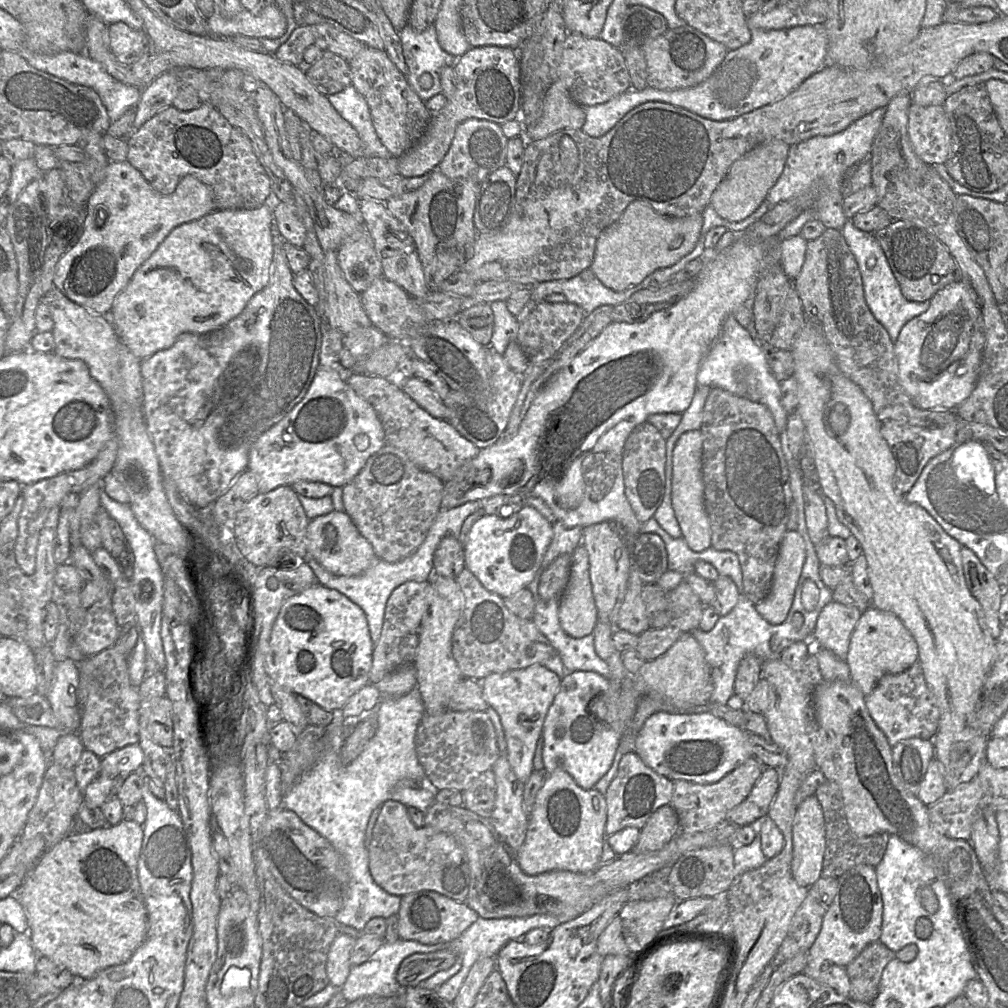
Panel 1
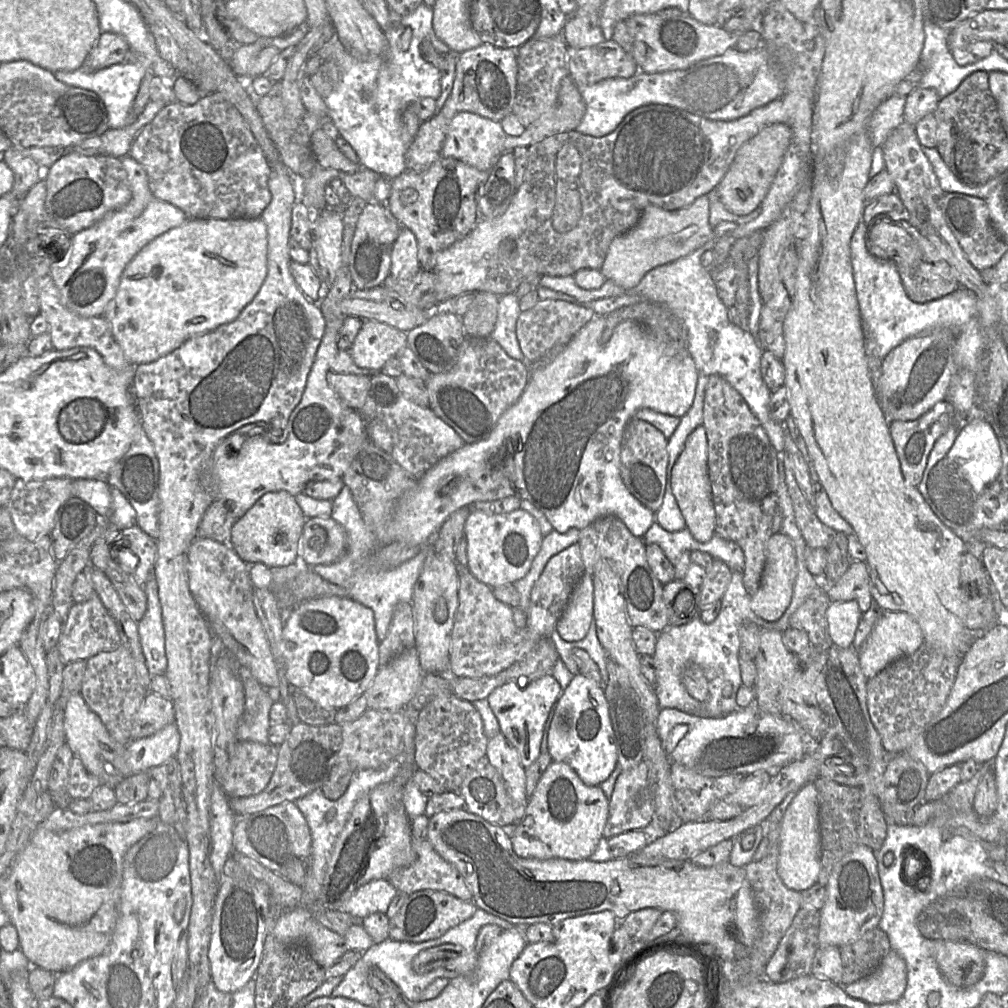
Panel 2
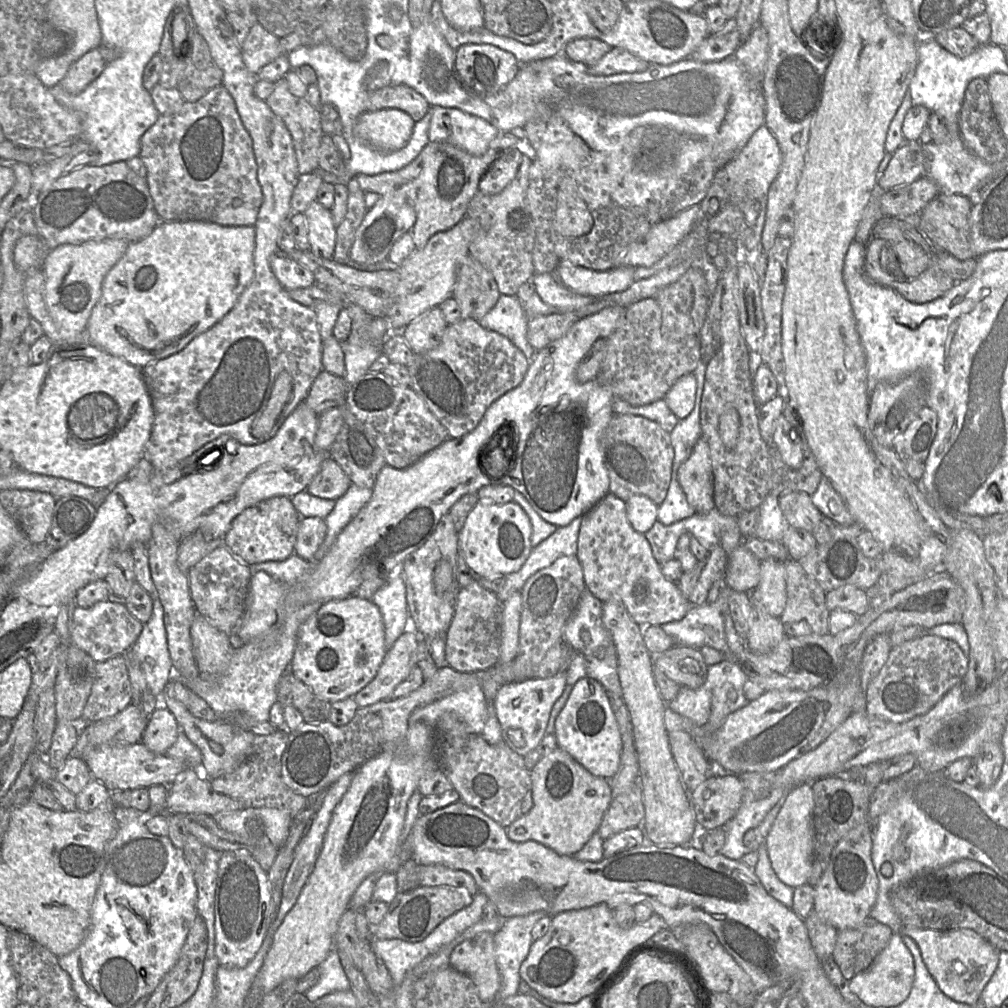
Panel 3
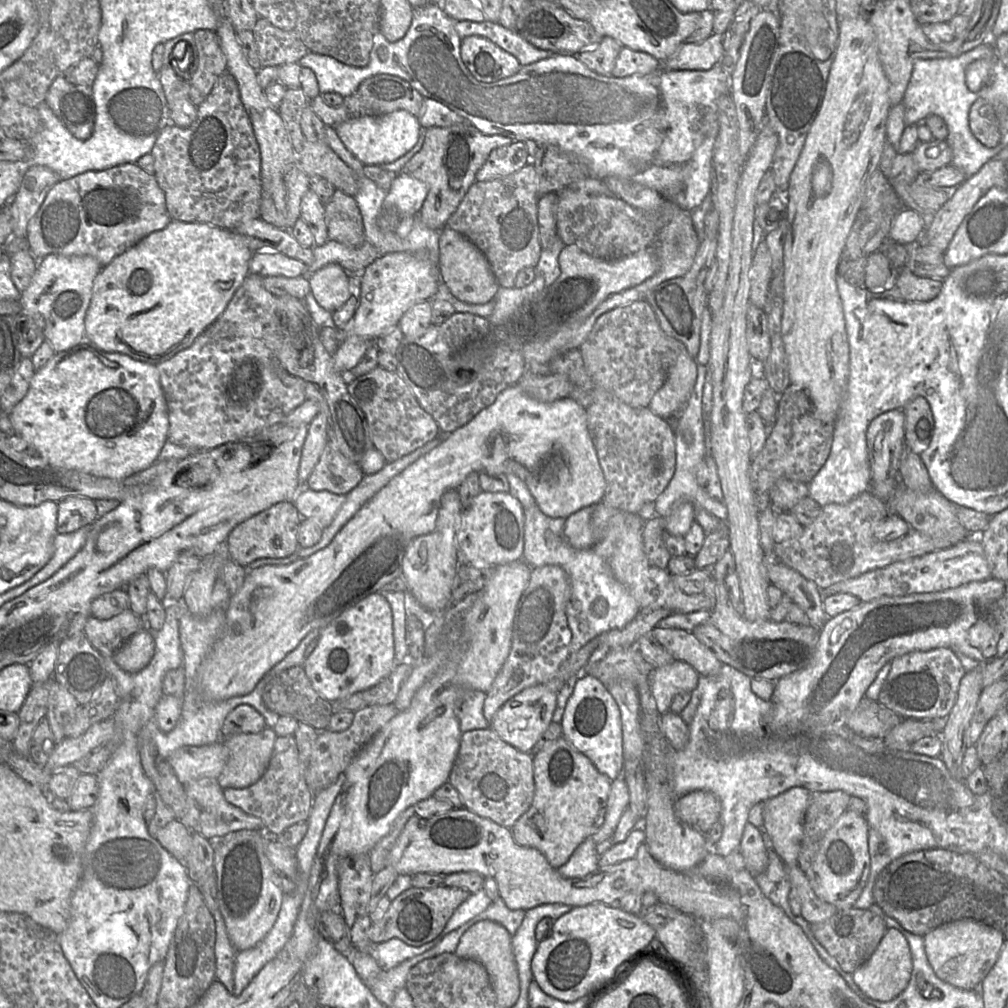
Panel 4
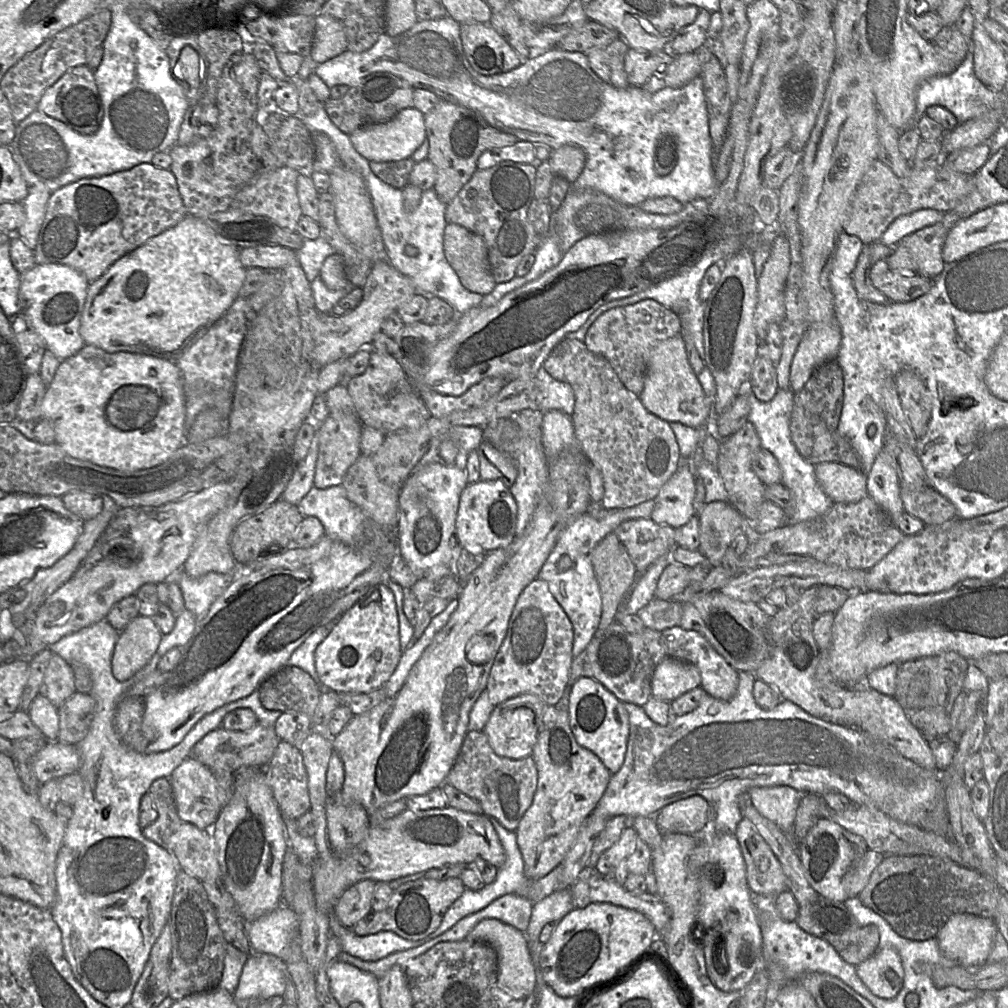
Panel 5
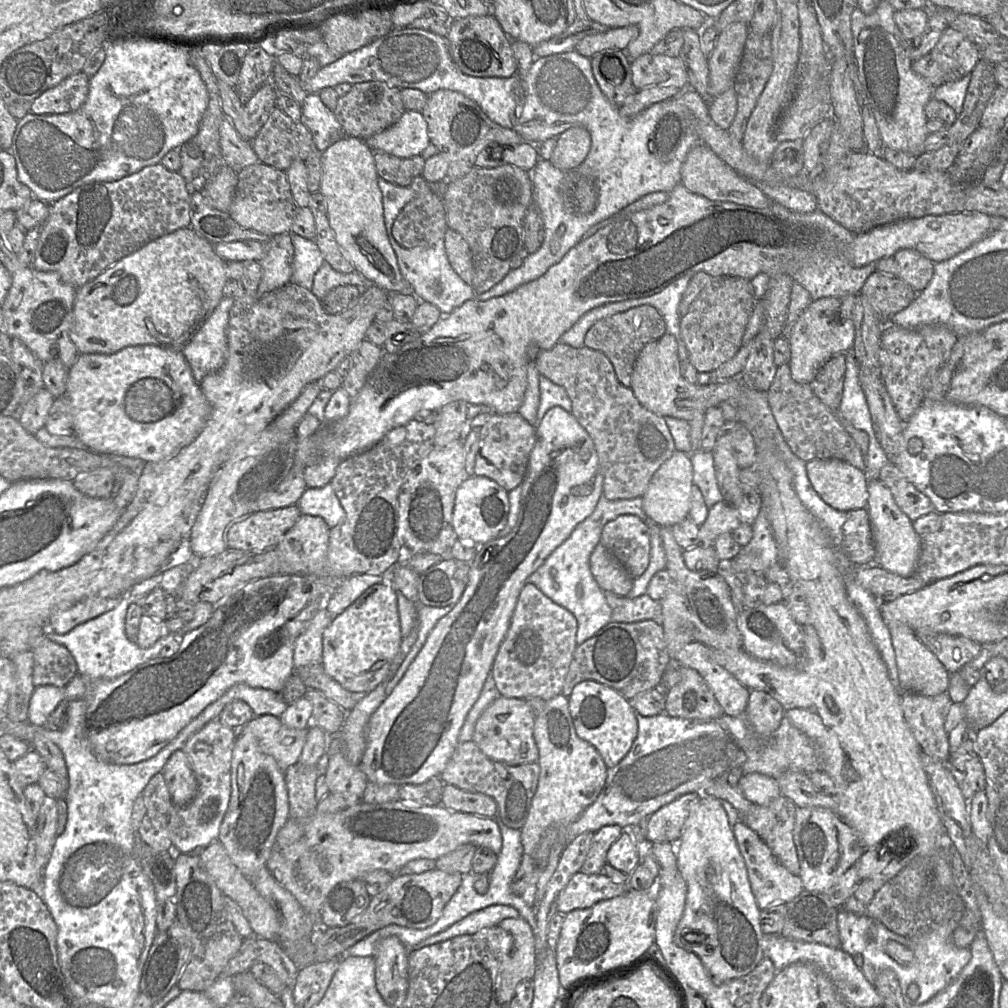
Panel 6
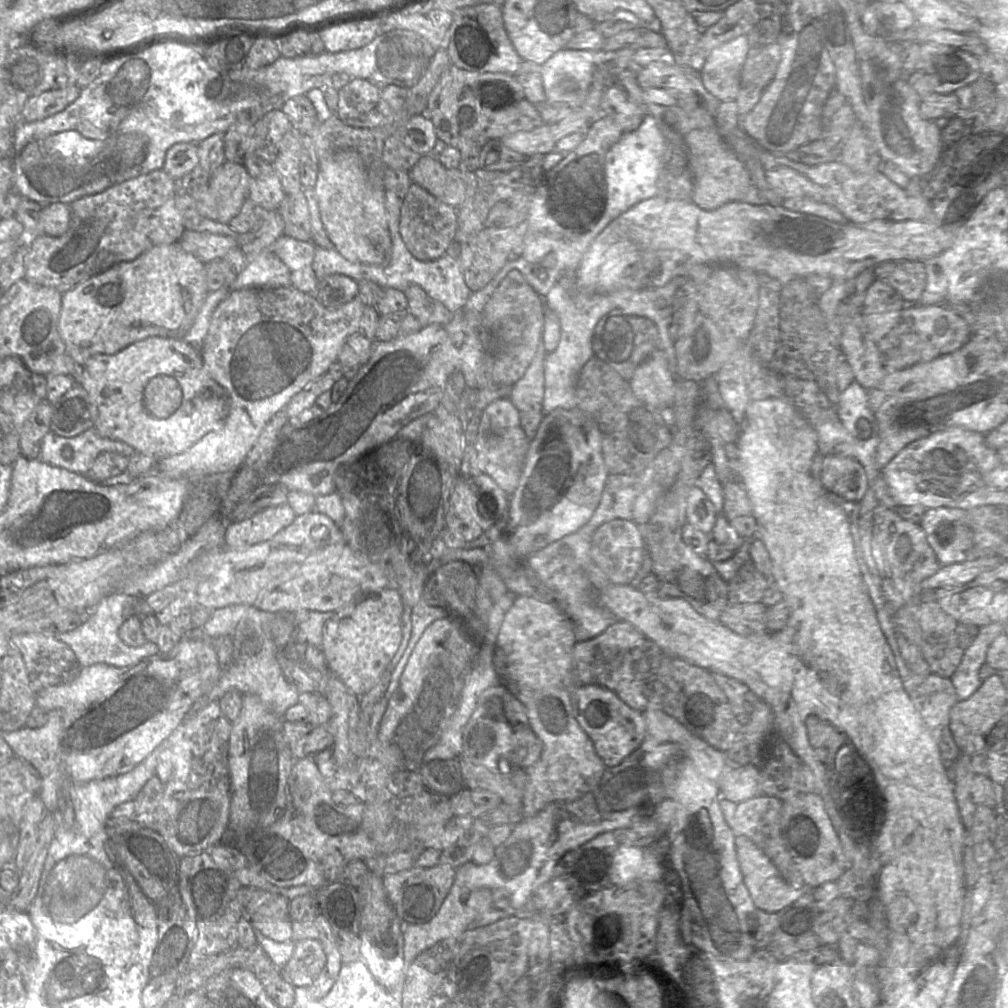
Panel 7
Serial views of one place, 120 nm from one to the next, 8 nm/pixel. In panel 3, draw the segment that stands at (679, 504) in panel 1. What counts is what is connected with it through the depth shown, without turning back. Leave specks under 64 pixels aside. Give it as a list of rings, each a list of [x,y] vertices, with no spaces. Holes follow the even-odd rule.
[[[704,437],[698,439],[691,454],[680,466],[678,481],[696,514],[715,508],[710,449]]]

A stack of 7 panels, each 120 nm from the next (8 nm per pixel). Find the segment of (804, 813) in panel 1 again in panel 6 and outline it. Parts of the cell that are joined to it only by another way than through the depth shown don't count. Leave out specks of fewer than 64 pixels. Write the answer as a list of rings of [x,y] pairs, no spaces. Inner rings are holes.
[[[760,773],[743,774],[738,787],[747,800],[757,805],[767,805],[781,796],[777,780]]]

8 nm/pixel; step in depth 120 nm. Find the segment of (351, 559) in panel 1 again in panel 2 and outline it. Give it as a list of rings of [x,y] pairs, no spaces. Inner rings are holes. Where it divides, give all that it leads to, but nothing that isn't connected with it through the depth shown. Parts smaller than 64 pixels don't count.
[[[306,519],[299,540],[298,555],[307,564],[333,563],[343,556],[346,548],[346,532],[334,519]]]

